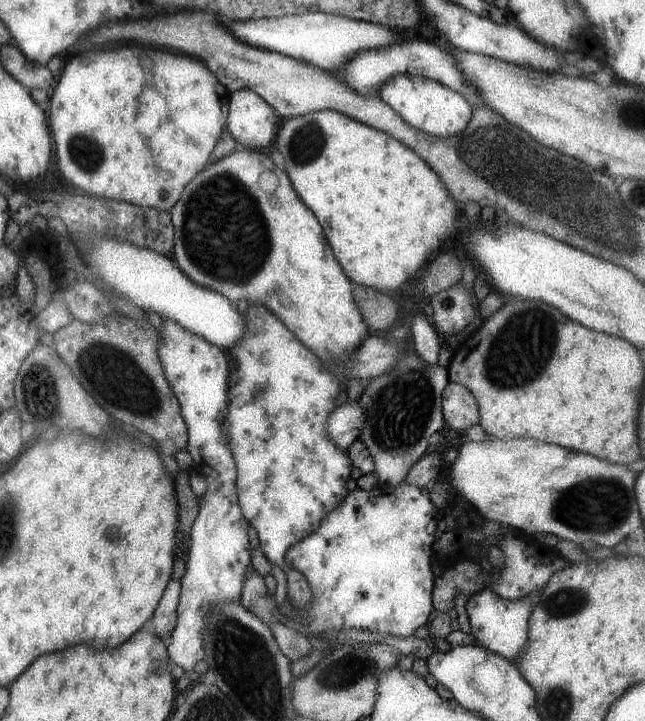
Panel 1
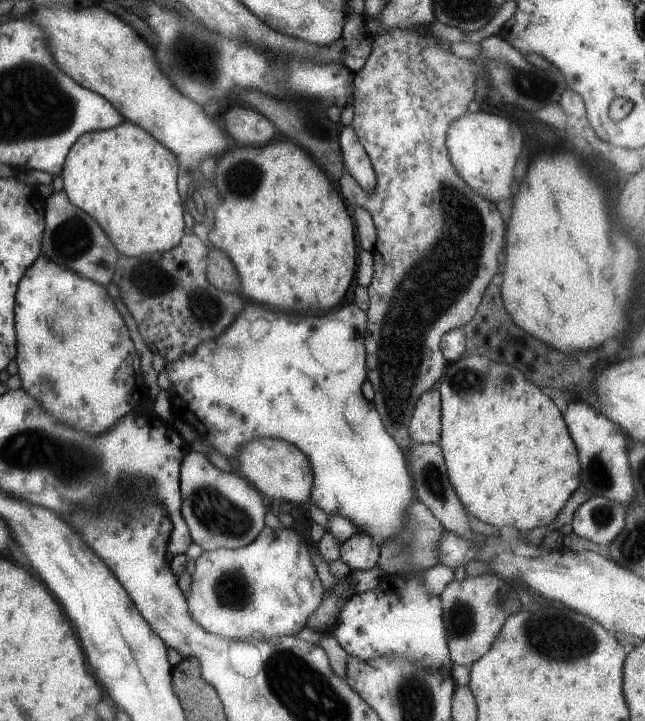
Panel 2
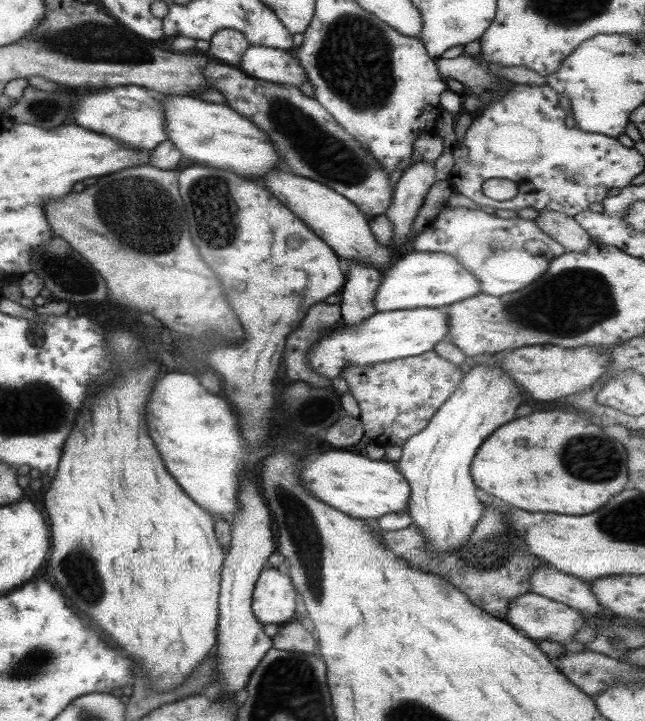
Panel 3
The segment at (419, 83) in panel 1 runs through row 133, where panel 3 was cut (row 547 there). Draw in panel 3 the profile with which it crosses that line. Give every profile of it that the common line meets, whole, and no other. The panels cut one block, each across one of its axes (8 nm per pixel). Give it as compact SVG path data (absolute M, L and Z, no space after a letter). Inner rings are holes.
M491 355L484 364L473 363L470 372L462 376L458 387L434 413L432 422L406 440L402 446L402 456L395 462L412 488L406 511L412 518L412 524L420 528L422 536L426 538L426 550L432 554L453 552L454 548L466 544L466 538L470 536L470 532L474 532L474 526L484 513L484 505L476 497L477 486L471 475L472 460L478 448L486 441L486 436L490 436L496 430L496 426L514 420L514 412L522 402L524 392L522 386L514 384L514 380L510 380L504 372L501 372L495 360L496 356Z

